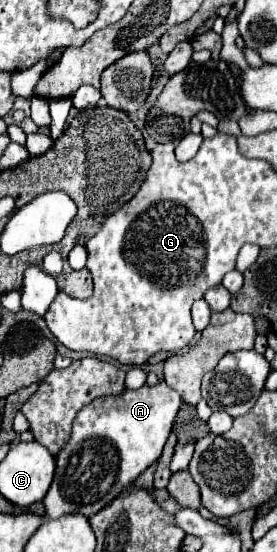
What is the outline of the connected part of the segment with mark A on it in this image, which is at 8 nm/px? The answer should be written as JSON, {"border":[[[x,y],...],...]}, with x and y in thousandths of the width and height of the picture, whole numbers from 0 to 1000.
{"border":[[[592,690],[491,708],[448,705],[433,716],[354,719],[282,745],[253,795],[202,824],[195,871],[152,904],[166,933],[209,940],[238,929],[339,933],[383,918],[440,886],[477,875],[578,824],[606,795],[635,748],[657,734],[650,716]]]}

